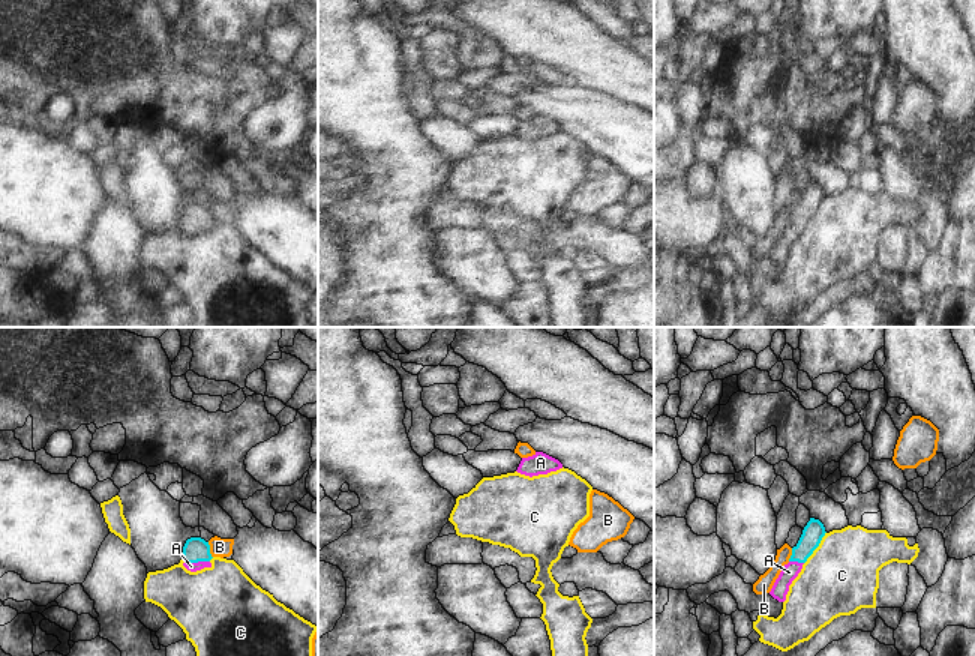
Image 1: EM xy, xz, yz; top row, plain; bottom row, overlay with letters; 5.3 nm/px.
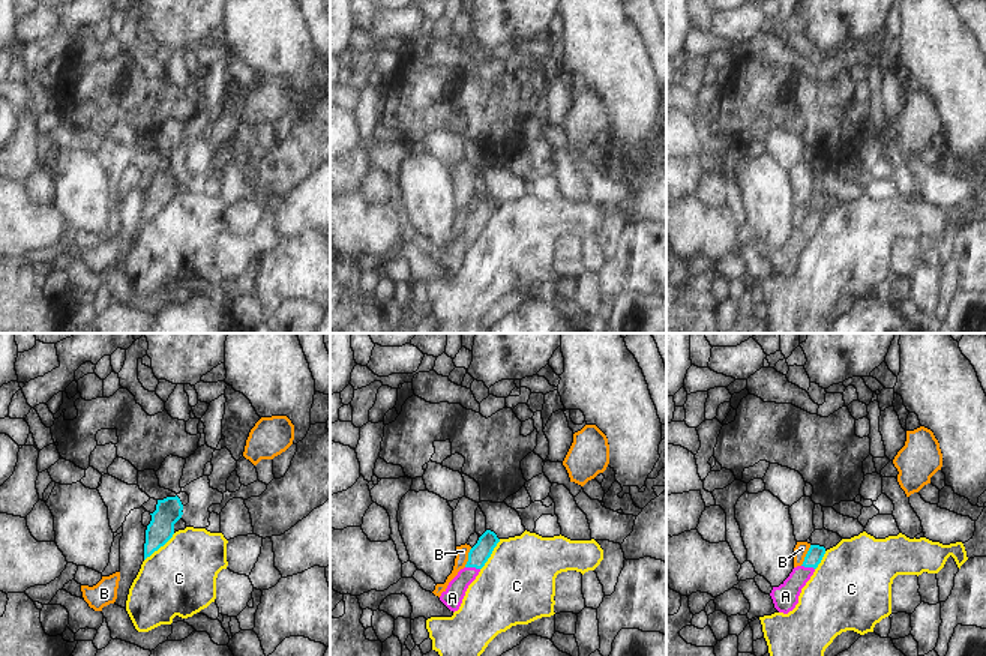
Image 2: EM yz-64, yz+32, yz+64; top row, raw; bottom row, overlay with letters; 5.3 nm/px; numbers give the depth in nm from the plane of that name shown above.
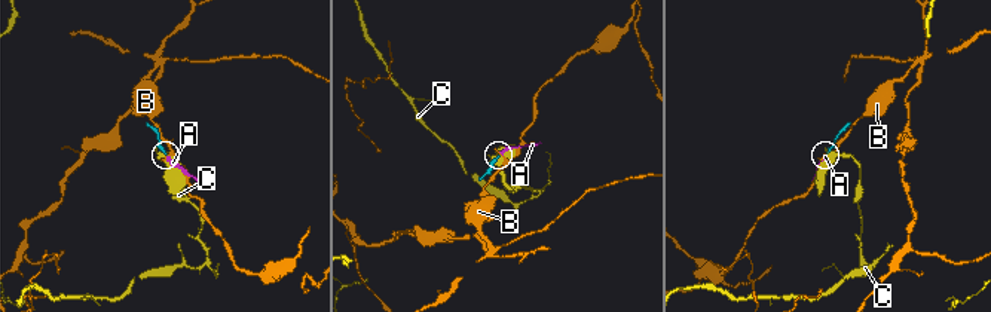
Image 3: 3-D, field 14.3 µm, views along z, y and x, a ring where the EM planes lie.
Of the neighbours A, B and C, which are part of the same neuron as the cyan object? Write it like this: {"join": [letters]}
{"join": ["A"]}

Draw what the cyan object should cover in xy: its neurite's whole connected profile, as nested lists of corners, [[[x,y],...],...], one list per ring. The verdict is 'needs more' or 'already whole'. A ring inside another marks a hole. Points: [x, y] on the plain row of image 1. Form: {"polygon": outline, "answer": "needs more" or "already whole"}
{"polygon": [[[190,201],[186,204],[183,210],[183,230],[188,234],[196,236],[204,231],[212,231],[212,222],[208,206],[201,201]]], "answer": "needs more"}

